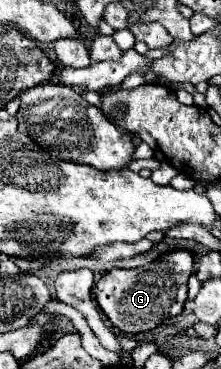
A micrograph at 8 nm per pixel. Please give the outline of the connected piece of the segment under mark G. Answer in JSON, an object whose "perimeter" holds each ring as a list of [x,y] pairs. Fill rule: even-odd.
{"perimeter":[[[174,250],[160,256],[150,266],[120,270],[114,268],[104,274],[96,286],[94,296],[100,310],[108,316],[110,324],[122,334],[140,334],[158,328],[166,318],[178,316],[184,310],[188,294],[188,278],[194,272],[194,256],[188,250]]]}

